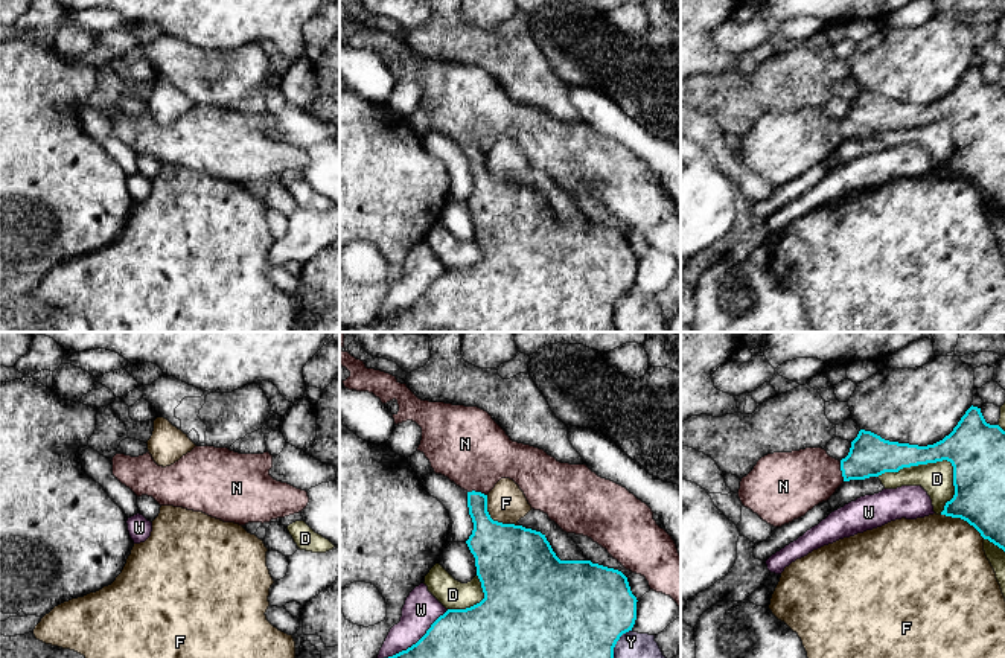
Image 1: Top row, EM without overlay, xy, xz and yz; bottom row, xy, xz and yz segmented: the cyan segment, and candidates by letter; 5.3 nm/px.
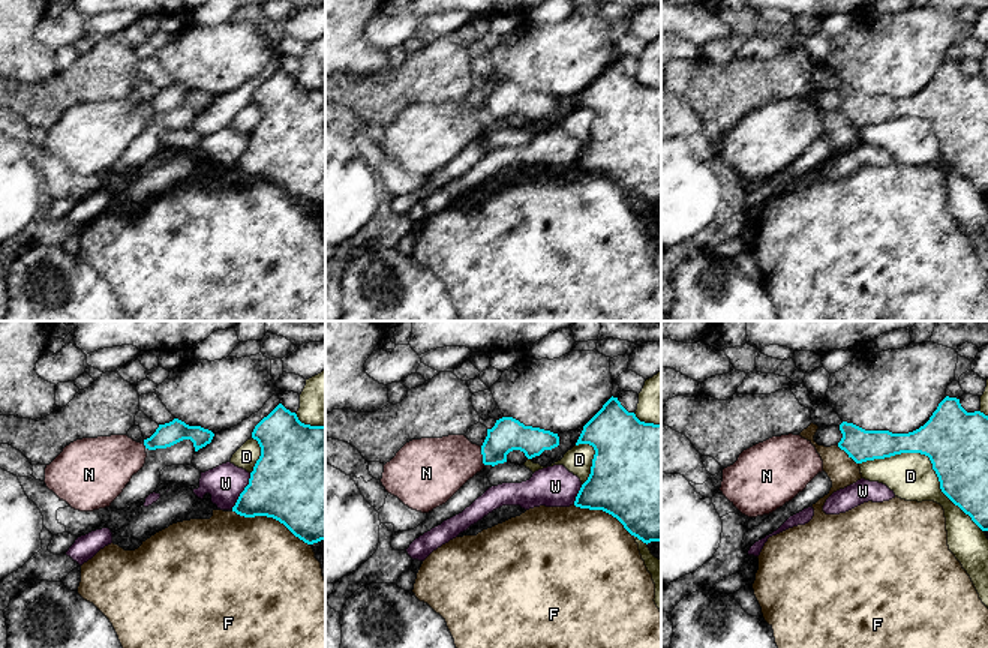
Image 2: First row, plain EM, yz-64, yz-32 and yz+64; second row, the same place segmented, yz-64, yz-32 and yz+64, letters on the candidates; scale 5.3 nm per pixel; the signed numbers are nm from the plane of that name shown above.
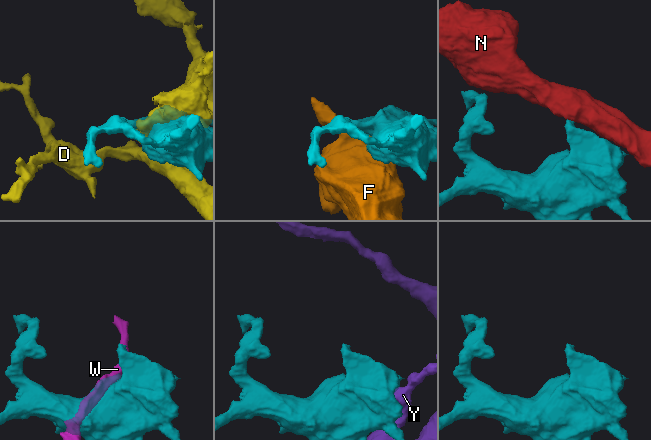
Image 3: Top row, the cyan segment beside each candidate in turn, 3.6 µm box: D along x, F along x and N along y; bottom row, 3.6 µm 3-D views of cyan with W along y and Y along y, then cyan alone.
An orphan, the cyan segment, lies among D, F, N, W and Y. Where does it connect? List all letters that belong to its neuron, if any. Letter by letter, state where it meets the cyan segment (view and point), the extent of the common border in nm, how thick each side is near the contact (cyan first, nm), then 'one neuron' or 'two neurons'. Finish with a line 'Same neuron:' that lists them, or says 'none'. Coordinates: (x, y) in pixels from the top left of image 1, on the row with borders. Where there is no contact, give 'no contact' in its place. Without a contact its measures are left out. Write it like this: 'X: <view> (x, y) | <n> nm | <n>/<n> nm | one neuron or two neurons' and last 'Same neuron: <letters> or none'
D: yz (929, 462) | 420 nm | 300/180 nm | two neurons
F: xz (492, 520) | 240 nm | 380/200 nm | two neurons
N: xz (477, 492) | 110 nm | 200/400 nm | one neuron
W: xz (419, 640) | 420 nm | 260/190 nm | two neurons
Y: xz (617, 640) | 180 nm | 500/140 nm | two neurons
Same neuron: N

